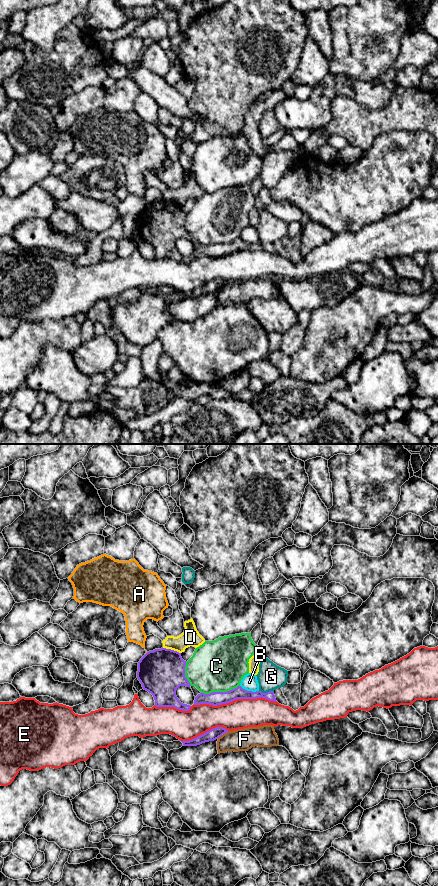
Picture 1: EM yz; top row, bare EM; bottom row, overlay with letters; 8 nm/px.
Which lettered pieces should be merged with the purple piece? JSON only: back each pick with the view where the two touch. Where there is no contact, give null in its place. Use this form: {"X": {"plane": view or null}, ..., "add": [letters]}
{"add": []}

